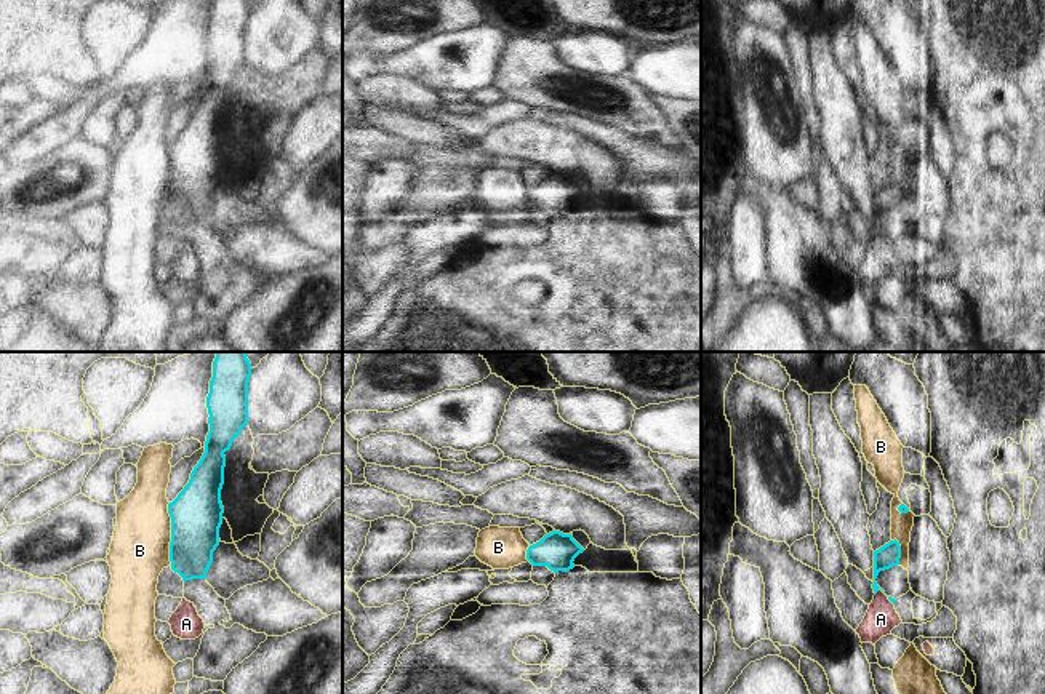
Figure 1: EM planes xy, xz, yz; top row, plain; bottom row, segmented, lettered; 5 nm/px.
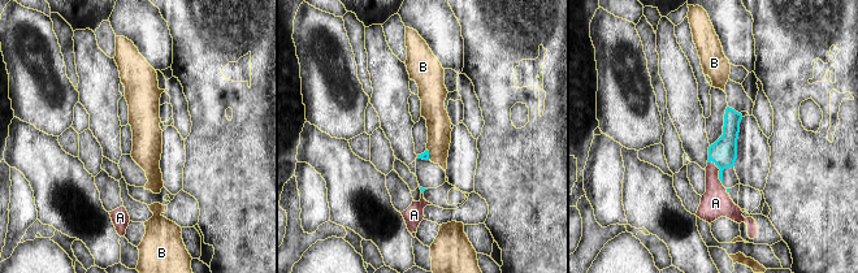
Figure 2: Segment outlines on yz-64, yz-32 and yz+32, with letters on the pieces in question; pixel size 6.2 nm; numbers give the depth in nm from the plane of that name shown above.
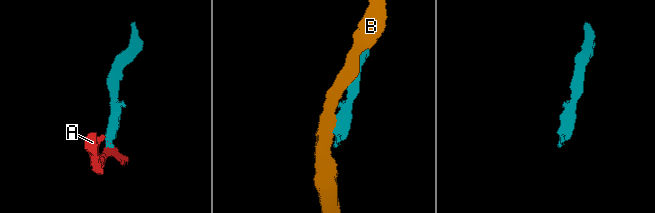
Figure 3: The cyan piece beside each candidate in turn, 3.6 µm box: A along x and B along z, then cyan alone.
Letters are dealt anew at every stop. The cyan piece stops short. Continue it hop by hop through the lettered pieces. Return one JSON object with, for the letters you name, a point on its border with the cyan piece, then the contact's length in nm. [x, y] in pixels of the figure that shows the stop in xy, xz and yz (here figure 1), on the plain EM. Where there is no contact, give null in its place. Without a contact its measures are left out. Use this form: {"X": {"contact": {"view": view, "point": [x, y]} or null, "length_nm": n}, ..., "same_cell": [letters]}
{"A": {"contact": {"view": "yz", "point": [880, 231]}, "length_nm": 50}, "same_cell": ["A"]}

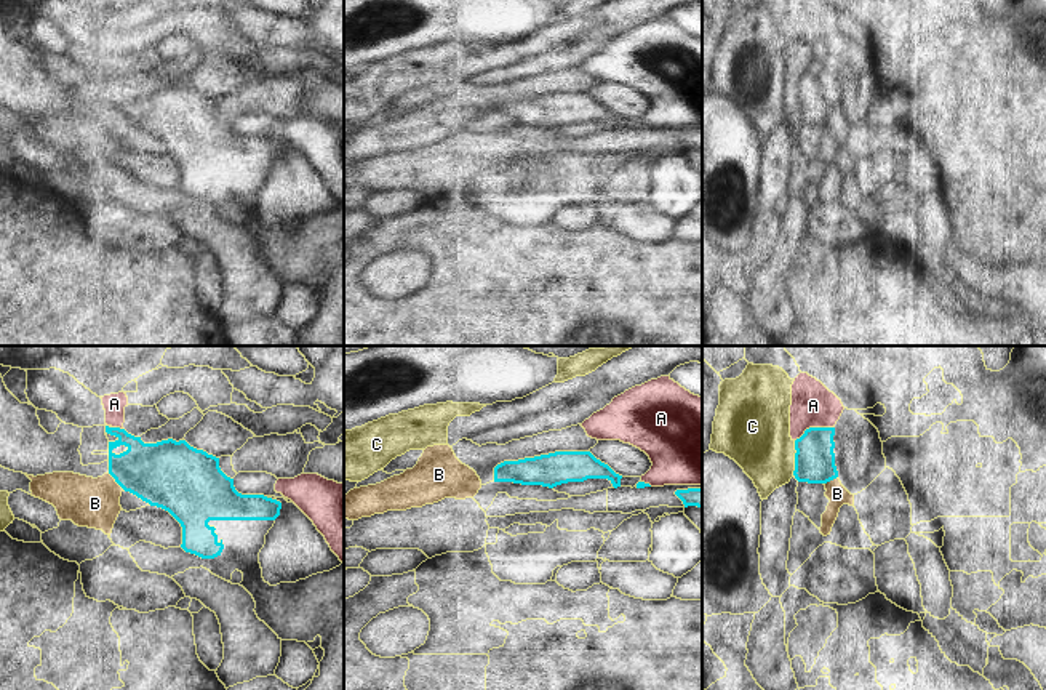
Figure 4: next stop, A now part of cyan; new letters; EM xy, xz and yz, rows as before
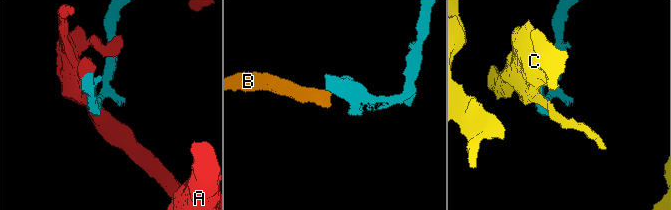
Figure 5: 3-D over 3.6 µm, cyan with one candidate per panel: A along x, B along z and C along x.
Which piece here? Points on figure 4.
{"same_cell": []}

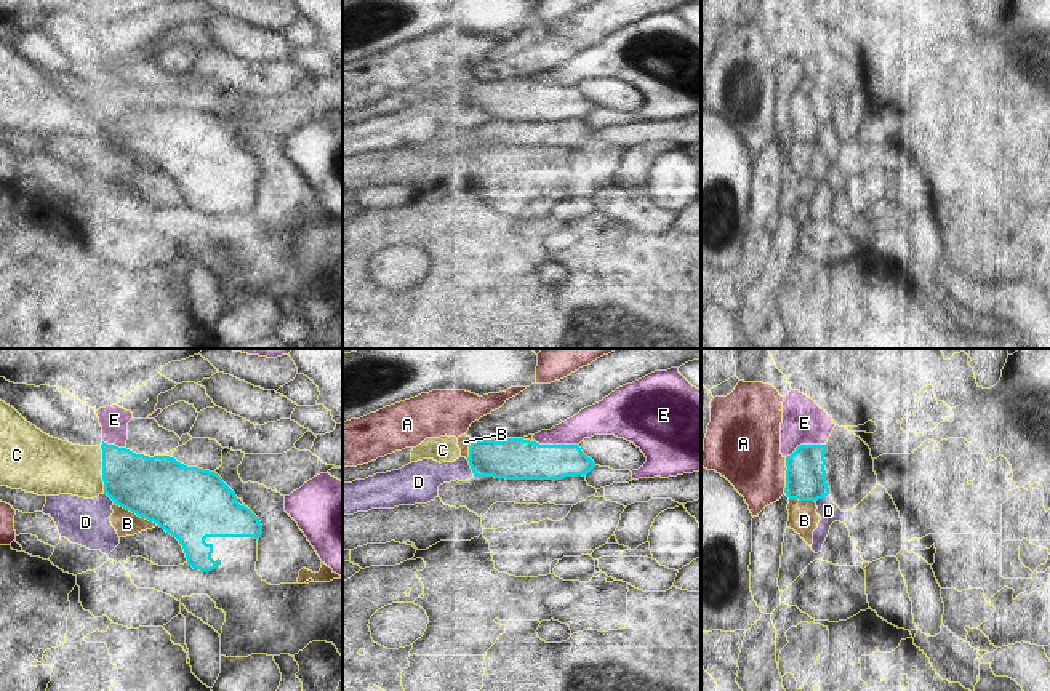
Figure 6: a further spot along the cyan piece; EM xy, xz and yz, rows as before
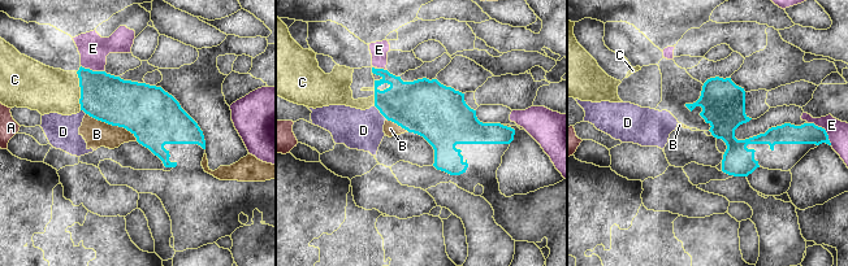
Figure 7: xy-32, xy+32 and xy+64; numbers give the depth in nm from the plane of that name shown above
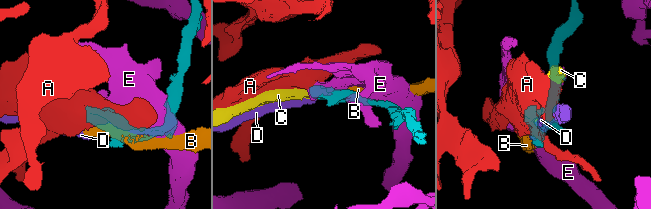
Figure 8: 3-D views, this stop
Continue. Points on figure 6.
{"C": {"contact": {"view": "xy", "point": [103, 111]}, "length_nm": 240}, "same_cell": ["C"]}

